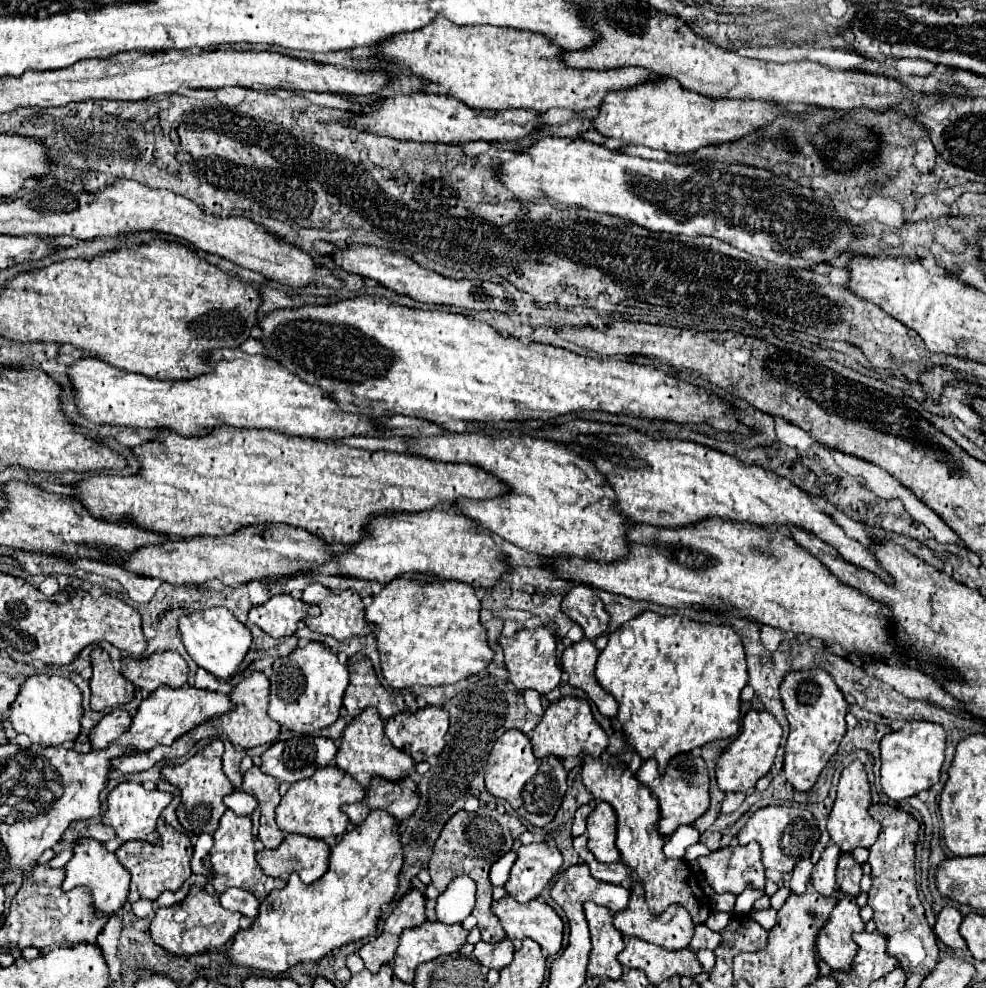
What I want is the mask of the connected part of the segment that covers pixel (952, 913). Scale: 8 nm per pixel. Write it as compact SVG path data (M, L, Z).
M945 906L945 908L937 914L937 922L935 922L935 926L933 926L937 938L939 938L945 946L949 946L949 948L953 948L953 950L965 950L965 946L967 946L965 940L963 940L961 934L959 934L961 920L963 920L963 916L961 916L961 912L959 912L957 908Z

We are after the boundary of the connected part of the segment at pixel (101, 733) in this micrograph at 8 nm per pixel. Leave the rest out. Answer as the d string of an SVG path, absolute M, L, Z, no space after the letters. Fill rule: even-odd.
M115 708L109 714L103 716L103 720L93 728L93 732L89 734L91 738L91 746L95 750L105 750L109 748L121 734L125 734L131 726L131 714L127 710Z

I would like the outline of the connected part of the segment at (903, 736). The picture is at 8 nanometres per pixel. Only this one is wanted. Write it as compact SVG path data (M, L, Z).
M917 720L905 722L901 730L885 734L881 740L881 786L883 786L883 792L891 800L899 802L899 800L919 794L921 790L929 790L933 784L939 782L943 760L945 760L945 730L939 724L925 722L925 720L923 722L917 722Z

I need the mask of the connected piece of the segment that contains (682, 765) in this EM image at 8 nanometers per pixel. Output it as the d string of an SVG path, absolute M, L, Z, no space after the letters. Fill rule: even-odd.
M699 748L671 758L663 774L657 770L655 760L645 760L641 764L641 768L637 770L637 778L639 778L639 782L647 784L659 798L661 816L657 822L657 830L663 836L671 836L675 832L675 828L681 824L695 822L709 808L709 774L707 774L707 766L701 758Z

